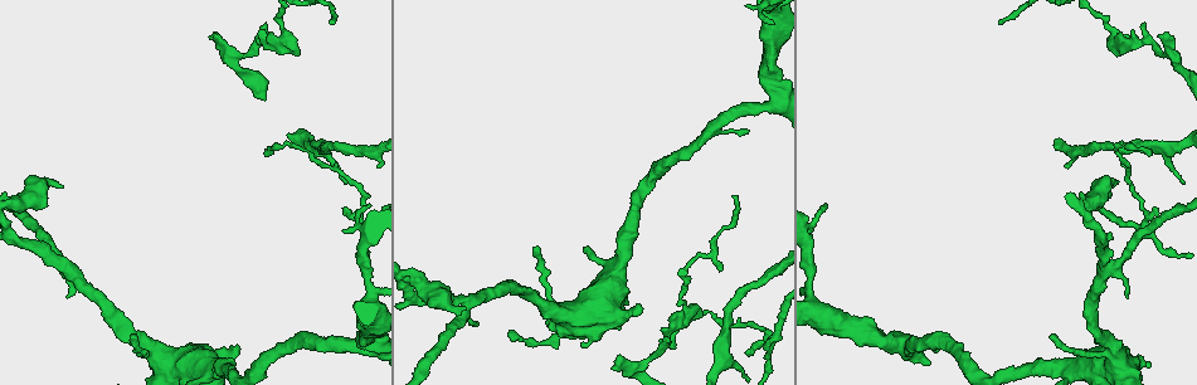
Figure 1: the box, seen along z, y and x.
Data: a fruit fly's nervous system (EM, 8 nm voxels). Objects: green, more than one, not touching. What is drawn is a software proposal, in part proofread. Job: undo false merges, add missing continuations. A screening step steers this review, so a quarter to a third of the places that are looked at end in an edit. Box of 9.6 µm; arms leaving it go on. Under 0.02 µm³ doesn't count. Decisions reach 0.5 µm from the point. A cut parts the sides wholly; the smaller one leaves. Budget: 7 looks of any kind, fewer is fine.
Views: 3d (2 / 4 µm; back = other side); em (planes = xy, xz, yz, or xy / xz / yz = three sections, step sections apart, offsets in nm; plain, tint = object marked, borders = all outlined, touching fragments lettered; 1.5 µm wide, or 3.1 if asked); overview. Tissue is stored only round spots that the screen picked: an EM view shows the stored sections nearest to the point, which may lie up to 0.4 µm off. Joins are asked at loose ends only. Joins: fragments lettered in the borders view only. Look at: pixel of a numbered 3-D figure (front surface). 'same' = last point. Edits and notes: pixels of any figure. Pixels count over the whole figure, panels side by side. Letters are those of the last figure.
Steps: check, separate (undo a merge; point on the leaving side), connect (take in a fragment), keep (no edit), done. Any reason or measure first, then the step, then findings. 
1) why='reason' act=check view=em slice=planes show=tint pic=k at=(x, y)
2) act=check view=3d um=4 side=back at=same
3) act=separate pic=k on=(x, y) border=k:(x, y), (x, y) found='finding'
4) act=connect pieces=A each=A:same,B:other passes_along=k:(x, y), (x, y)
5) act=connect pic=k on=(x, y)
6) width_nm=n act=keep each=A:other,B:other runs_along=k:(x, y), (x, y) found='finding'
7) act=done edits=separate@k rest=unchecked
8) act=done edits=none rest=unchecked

act=check view=3d um=2 pic=1 at=(734, 195)

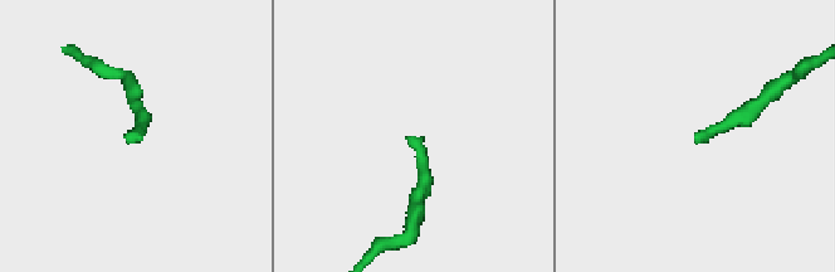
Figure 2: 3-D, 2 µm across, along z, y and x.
why='now the EM' act=check view=em slice=xz step=4 show=borders pic=2 at=(129, 137)

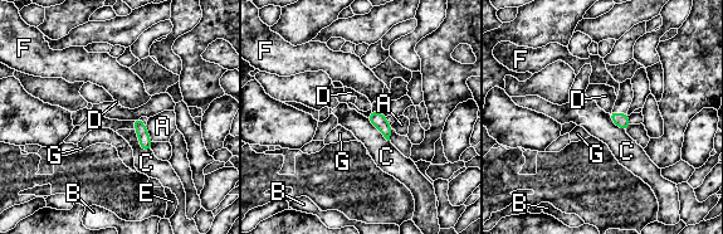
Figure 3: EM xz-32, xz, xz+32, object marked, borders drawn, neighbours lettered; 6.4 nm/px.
act=check view=em slice=planes show=borders at=same

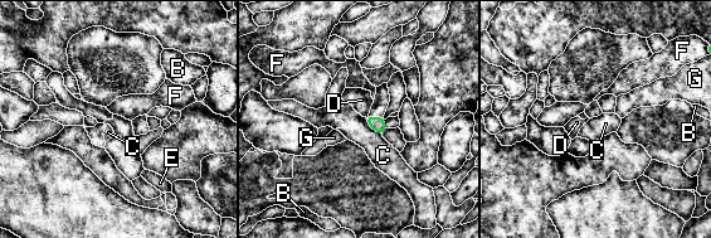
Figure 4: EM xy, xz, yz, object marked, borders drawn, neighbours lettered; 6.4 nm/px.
act=keep each=B:other,C:other,D:other,E:other,F:other,G:other border=4:(364, 117), (381, 136) found='no lettered fragment goes on from it'

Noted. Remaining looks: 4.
why='an open end' act=check view=em slice=yz step=4 show=borders pic=1 at=(1163, 36)

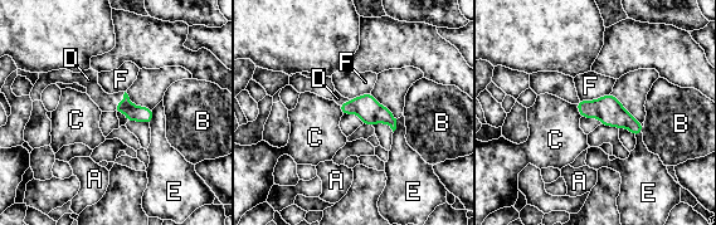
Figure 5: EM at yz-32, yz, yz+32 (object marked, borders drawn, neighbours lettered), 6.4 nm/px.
act=check view=em slice=planes show=borders at=same

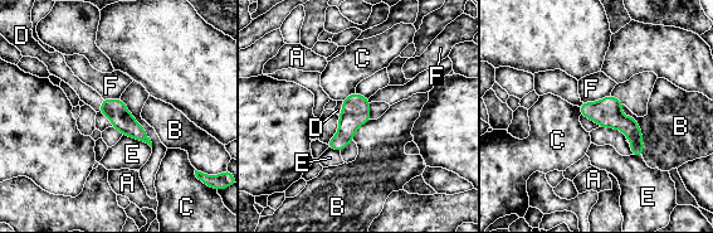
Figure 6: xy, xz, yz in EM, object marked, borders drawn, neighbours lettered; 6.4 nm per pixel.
act=connect pieces=D each=A:other,B:other,C:other,D:same,E:other,F:other passes_along=6:(121, 119), (101, 105), (91, 97) found='it goes on there'

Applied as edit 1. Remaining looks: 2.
act=done edits=connect@6 rest=unchecked

